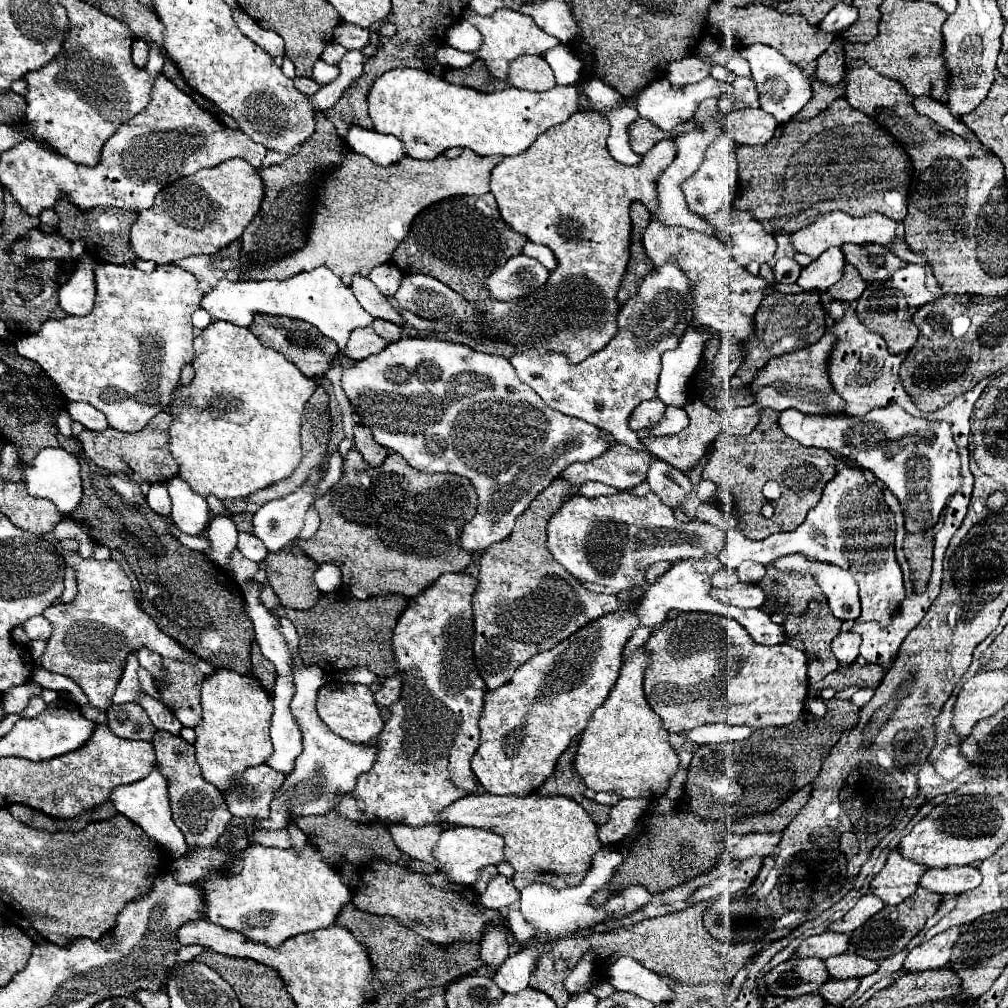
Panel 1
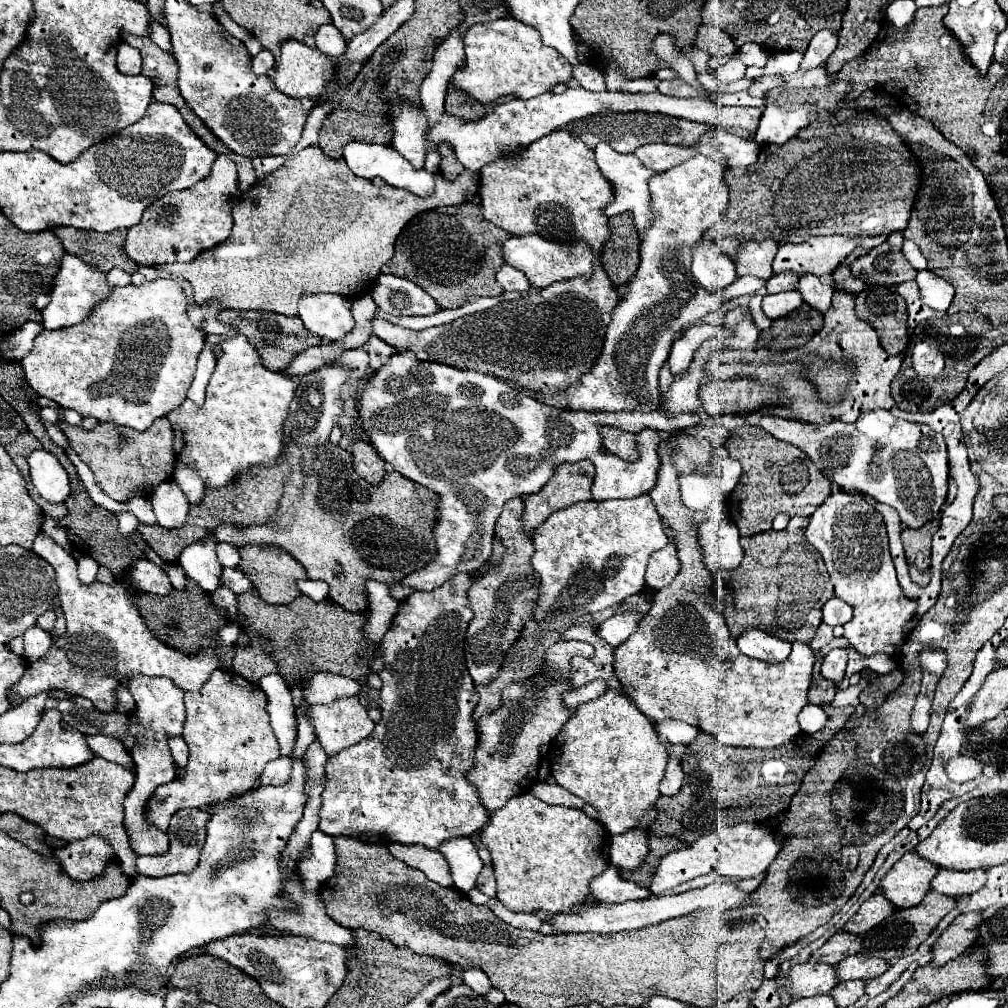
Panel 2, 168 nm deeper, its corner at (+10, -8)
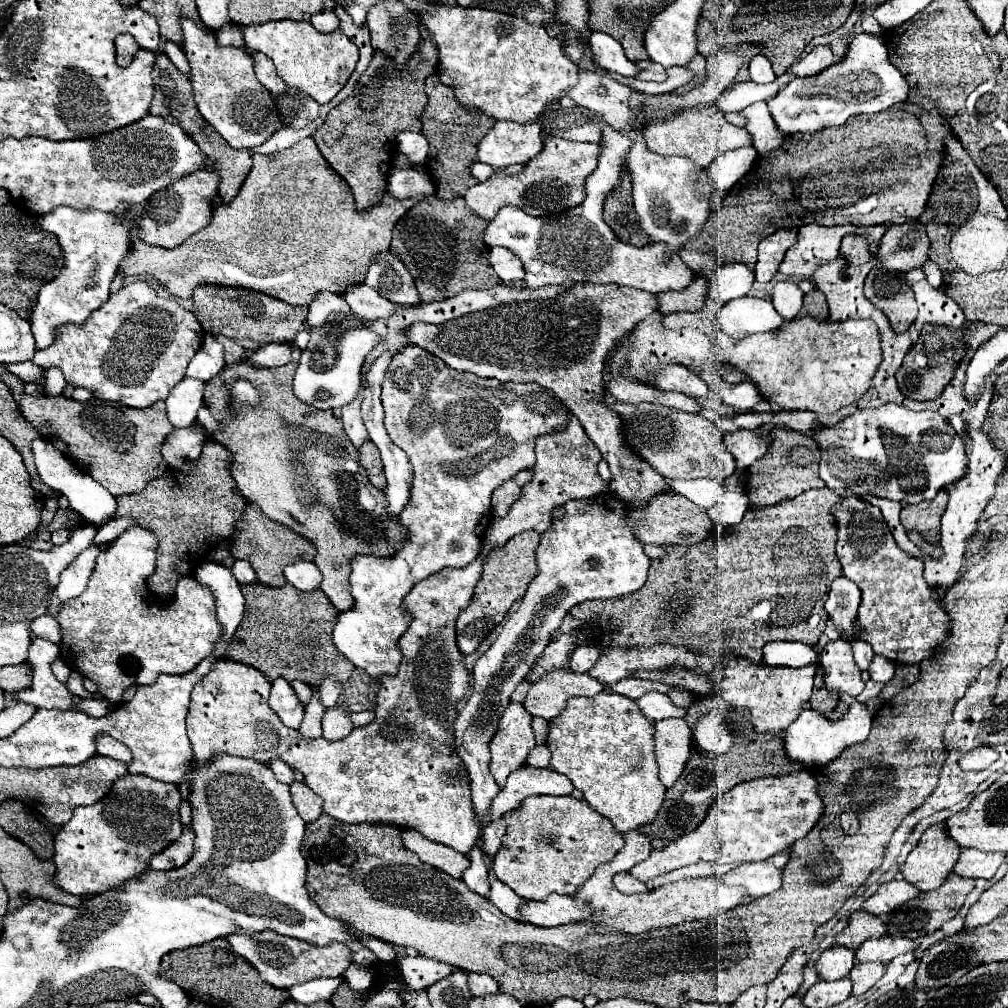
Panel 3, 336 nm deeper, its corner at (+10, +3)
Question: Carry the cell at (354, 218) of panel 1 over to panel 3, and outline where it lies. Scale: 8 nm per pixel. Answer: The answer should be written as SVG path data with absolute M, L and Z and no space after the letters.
M303 138L283 152L269 156L253 154L251 158L253 168L247 174L239 194L231 204L219 204L213 208L213 216L201 232L195 232L189 236L189 240L169 250L161 246L149 246L141 238L133 238L133 248L121 262L117 274L149 276L169 294L179 298L191 298L191 292L197 284L219 284L251 288L287 304L309 306L317 292L325 290L333 294L345 294L349 286L363 284L373 256L377 252L389 250L397 220L423 198L417 196L409 200L395 200L385 192L377 206L369 208L367 212L357 212L351 188L333 168L329 168L313 138Z

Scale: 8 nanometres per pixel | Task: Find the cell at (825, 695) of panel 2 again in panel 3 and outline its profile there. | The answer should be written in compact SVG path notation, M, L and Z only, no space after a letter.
M817 666L817 674L815 674L815 688L813 688L813 694L811 694L811 708L817 710L819 714L823 716L829 716L835 706L837 706L837 700L839 696L835 692L829 692L823 684L823 674L821 674L821 668Z

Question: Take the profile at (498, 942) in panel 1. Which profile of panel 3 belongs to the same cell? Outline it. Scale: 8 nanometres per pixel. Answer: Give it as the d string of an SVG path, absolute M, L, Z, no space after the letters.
M469 974L469 990L473 996L491 996L499 994L499 984L489 974Z

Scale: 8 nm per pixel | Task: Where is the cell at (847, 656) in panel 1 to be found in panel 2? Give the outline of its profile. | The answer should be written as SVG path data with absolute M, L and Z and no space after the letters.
M831 649L825 655L821 675L825 679L831 679L831 681L839 683L845 675L845 667L847 667L847 649Z

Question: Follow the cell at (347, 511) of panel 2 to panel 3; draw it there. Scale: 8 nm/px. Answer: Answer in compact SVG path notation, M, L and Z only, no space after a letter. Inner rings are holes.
M291 344L291 350L293 352L289 364L281 368L253 368L245 362L227 364L213 380L205 382L205 406L217 416L217 420L221 420L221 430L213 432L213 438L231 452L229 470L245 500L257 504L271 520L289 526L291 530L315 544L315 562L323 574L321 590L337 610L349 610L353 604L347 582L351 570L349 558L353 558L355 554L373 554L383 558L393 556L395 550L401 546L405 528L401 528L397 516L393 518L385 512L385 494L367 480L365 468L361 468L359 458L355 456L355 446L345 436L341 420L335 418L331 410L317 410L295 398L291 382L297 370L301 350L297 344ZM239 378L253 382L255 388L261 392L259 406L245 410L231 408L229 386Z

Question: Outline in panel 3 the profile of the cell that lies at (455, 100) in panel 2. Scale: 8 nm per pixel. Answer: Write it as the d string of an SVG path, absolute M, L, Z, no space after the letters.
M433 74L425 80L425 92L429 96L429 102L421 114L423 130L421 134L429 140L429 156L423 164L431 180L437 186L437 196L443 200L455 200L465 196L465 192L479 184L471 176L471 164L477 162L477 144L481 142L481 136L493 128L493 120L489 116L483 116L481 112L471 112L465 106L461 106L453 94L451 88L441 84L439 76Z

